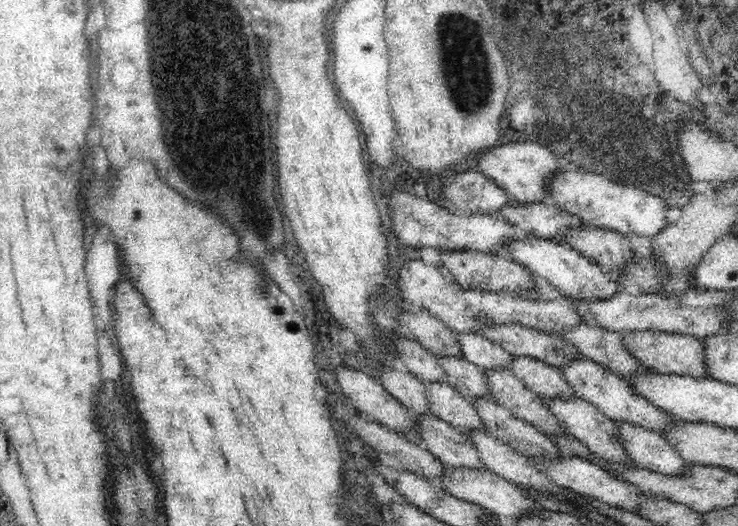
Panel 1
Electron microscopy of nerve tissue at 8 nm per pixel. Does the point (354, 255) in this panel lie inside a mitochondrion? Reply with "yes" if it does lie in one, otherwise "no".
no

